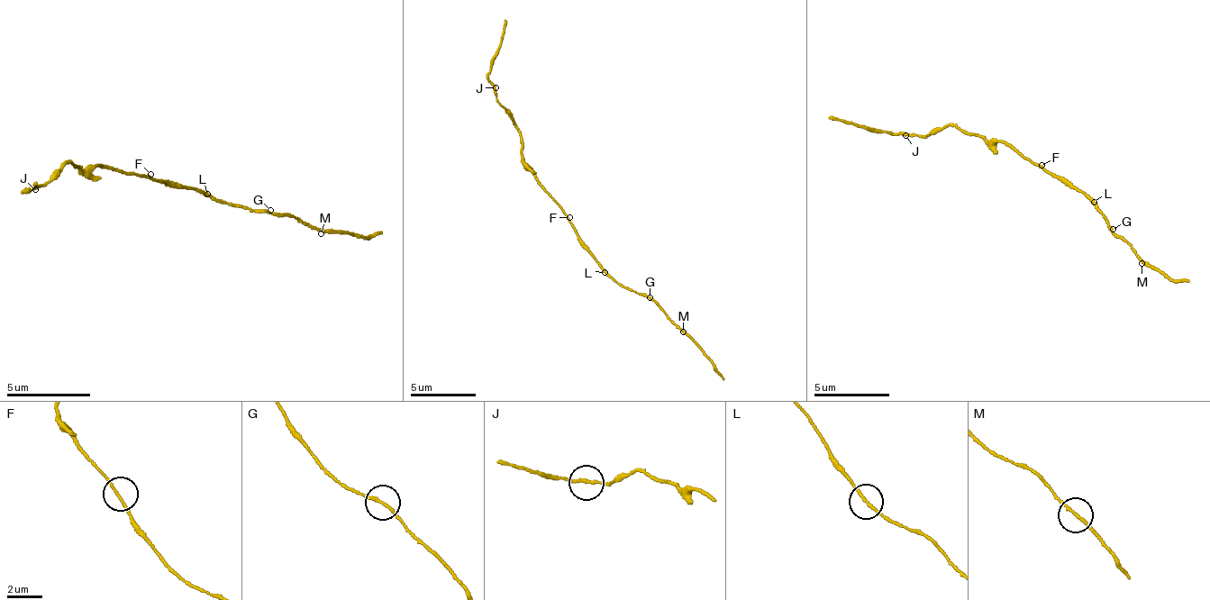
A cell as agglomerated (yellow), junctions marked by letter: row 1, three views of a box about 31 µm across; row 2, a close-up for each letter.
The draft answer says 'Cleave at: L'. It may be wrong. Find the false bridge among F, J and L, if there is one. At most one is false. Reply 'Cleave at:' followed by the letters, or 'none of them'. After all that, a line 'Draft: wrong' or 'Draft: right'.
Cleave at: L
Draft: right

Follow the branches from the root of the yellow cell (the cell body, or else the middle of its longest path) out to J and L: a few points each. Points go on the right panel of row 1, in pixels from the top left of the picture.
J: (1041, 169), (1015, 148), (984, 140), (980, 135), (966, 135), (955, 126), (933, 128), (923, 137), (905, 135)
L: (1041, 169), (1049, 174), (1062, 176), (1092, 201)

